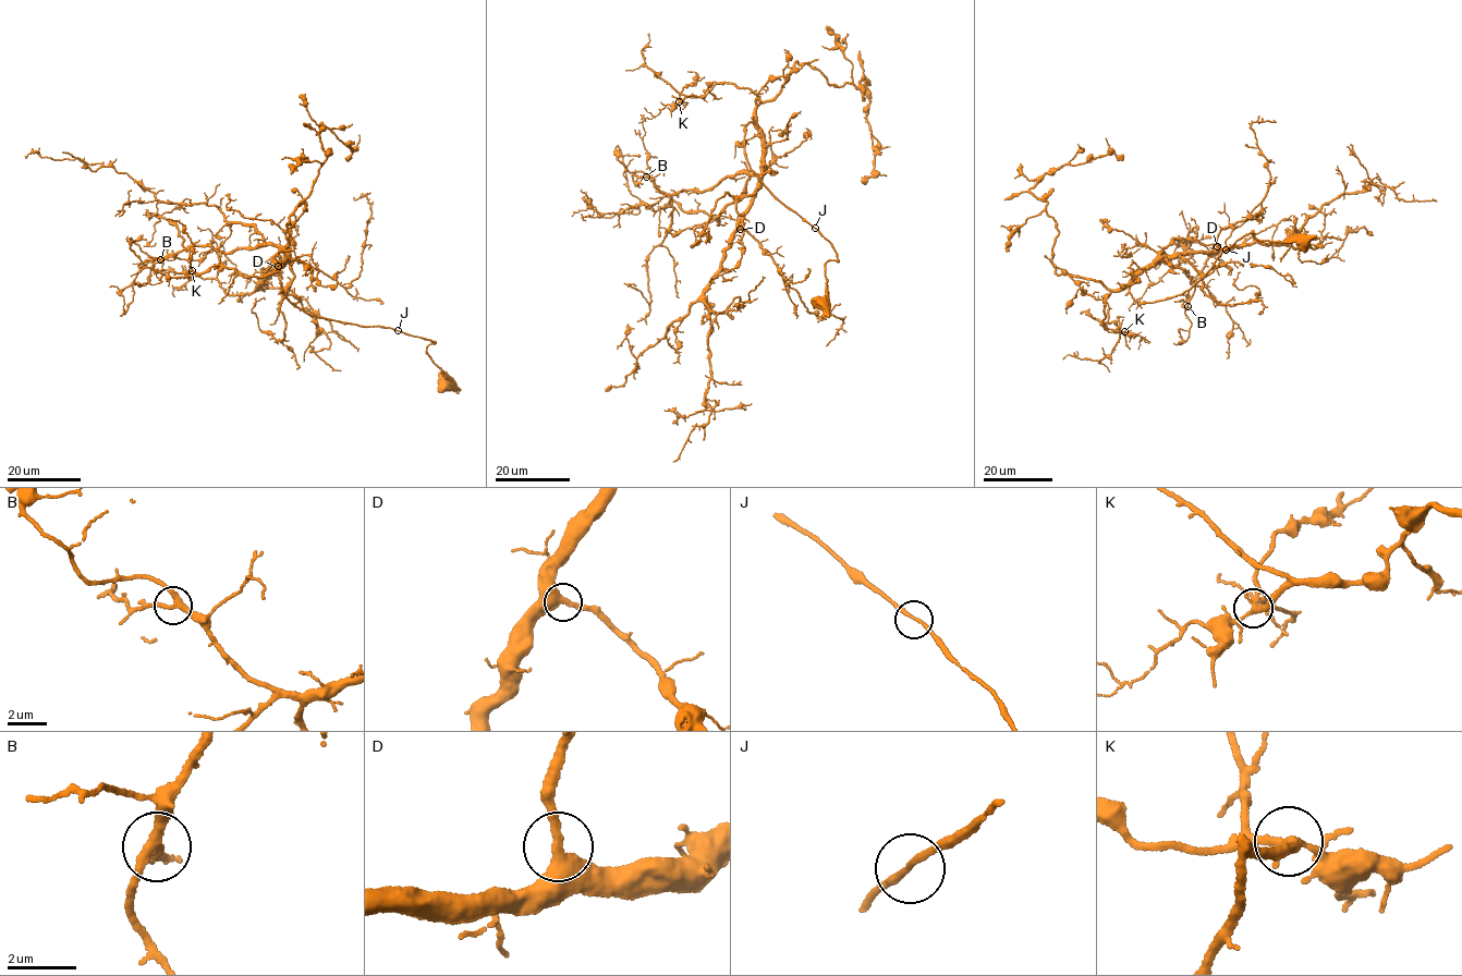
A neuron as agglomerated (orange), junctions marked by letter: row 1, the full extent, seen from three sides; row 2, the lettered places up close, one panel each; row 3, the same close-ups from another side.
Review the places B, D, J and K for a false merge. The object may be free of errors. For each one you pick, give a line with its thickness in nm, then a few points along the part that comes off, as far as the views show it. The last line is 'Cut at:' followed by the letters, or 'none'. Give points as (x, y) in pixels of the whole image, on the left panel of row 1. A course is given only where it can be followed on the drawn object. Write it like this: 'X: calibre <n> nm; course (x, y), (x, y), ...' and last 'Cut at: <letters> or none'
Cut at: none

